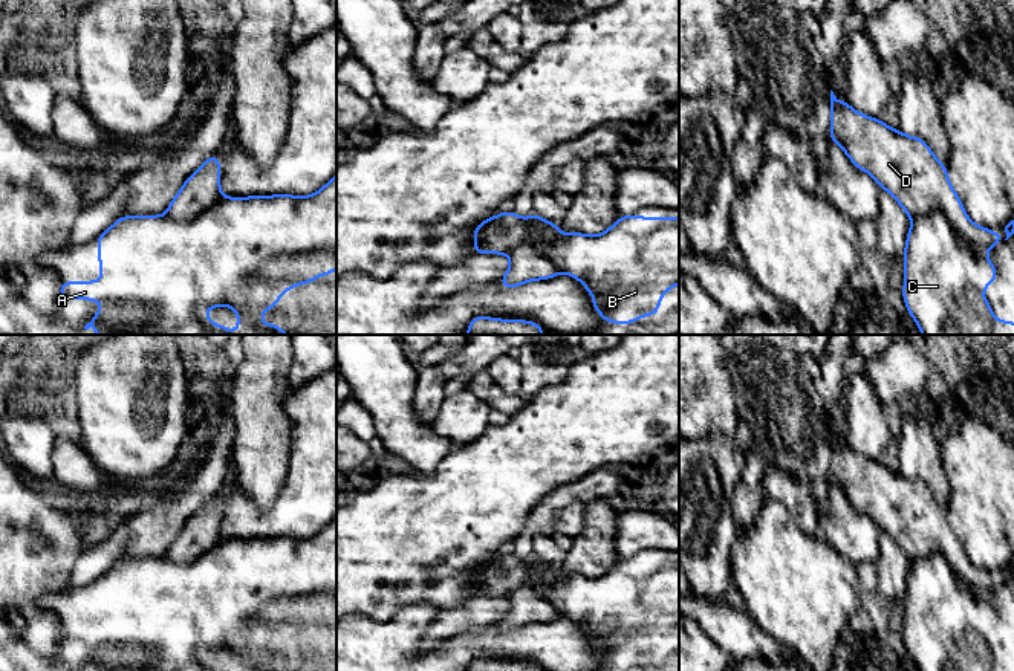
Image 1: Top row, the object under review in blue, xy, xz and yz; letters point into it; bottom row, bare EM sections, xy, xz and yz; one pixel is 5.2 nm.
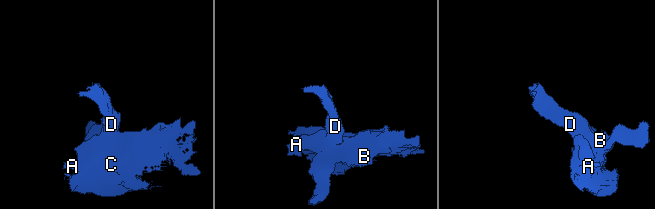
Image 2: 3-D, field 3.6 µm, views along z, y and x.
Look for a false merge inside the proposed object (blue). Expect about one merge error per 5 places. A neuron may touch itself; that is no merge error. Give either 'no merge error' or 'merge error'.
merge error

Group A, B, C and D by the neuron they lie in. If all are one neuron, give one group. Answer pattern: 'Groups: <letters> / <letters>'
Groups: A B C / D

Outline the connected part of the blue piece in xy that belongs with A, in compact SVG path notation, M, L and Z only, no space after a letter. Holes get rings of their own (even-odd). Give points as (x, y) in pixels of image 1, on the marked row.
M336 173L335 176L315 194L300 197L289 194L277 196L252 196L252 197L222 197L210 209L203 211L191 222L176 222L165 216L142 216L130 217L121 216L107 231L96 237L98 243L98 261L101 264L101 281L61 281L60 300L93 300L104 306L98 310L90 323L84 326L86 330L93 327L98 335L291 335L281 332L277 321L272 321L265 327L260 321L266 309L274 309L280 301L284 290L291 290L294 286L312 283L318 280L321 274L330 277L330 272L336 269ZM226 306L239 312L236 319L239 332L232 333L226 330L223 324L213 324L213 319L205 316L202 309L213 309Z

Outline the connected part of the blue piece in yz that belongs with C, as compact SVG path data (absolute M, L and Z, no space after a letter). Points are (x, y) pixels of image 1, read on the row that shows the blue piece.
M942 211L912 219L904 251L904 303L922 335L1014 335L1014 323L994 319L982 293L997 280L982 248L962 240Z

